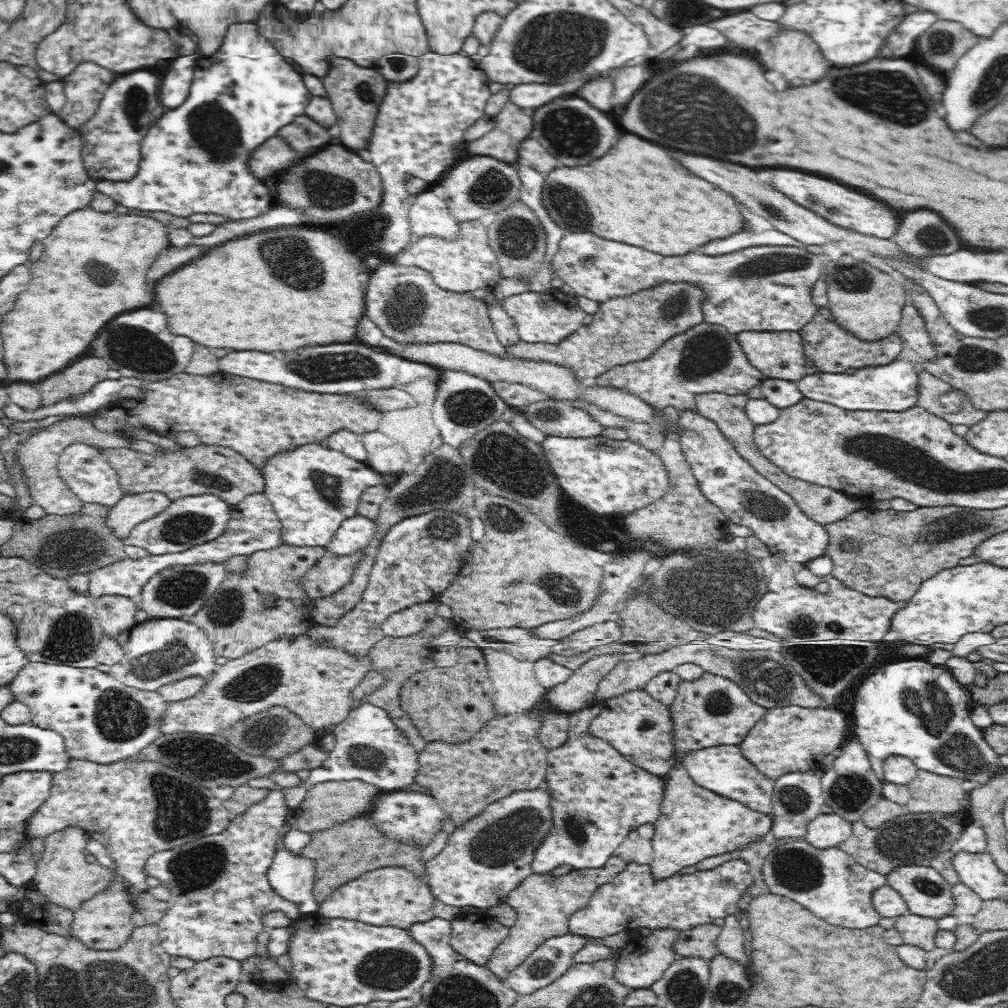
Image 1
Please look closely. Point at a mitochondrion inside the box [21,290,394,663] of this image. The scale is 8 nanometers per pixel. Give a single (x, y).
(133, 348)

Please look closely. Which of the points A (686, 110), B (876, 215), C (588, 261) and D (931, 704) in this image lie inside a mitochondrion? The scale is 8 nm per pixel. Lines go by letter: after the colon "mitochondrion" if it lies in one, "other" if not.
A: mitochondrion
B: other
C: mitochondrion
D: mitochondrion

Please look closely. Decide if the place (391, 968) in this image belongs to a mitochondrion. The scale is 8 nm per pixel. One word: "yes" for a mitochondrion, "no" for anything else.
yes

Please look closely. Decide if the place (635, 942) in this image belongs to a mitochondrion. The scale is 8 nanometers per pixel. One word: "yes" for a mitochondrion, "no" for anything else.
no

